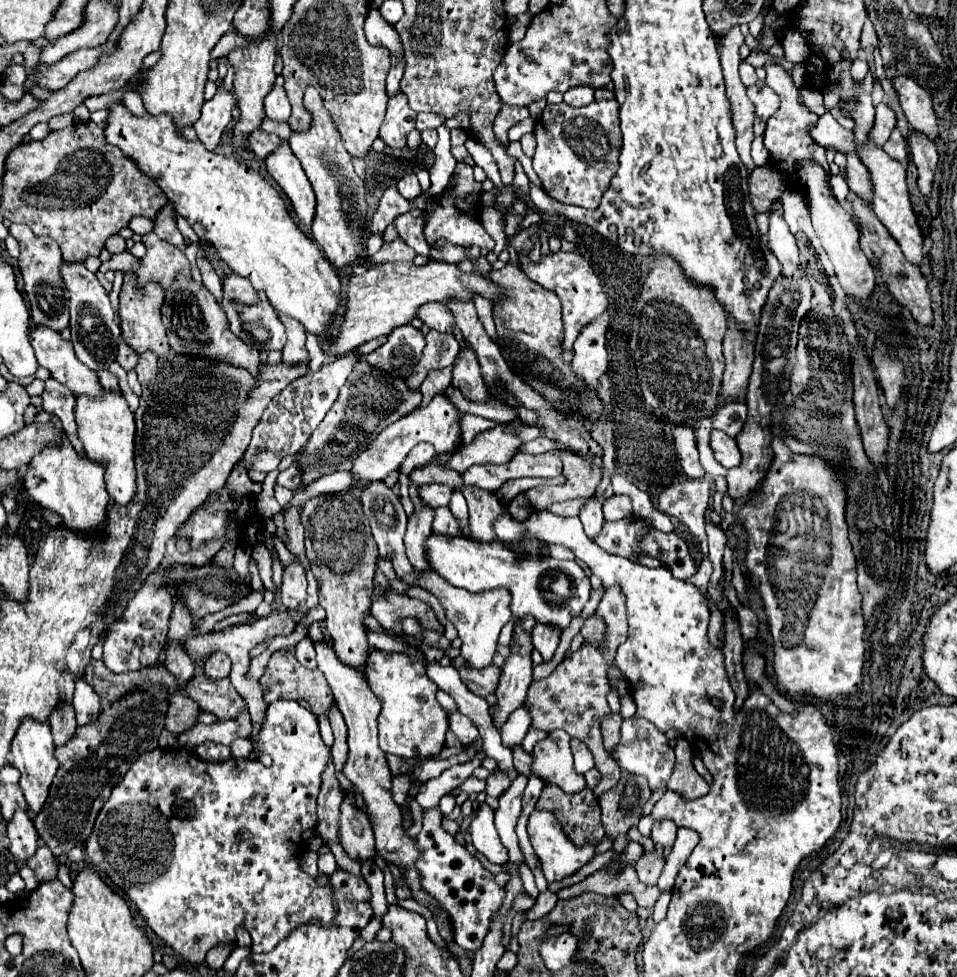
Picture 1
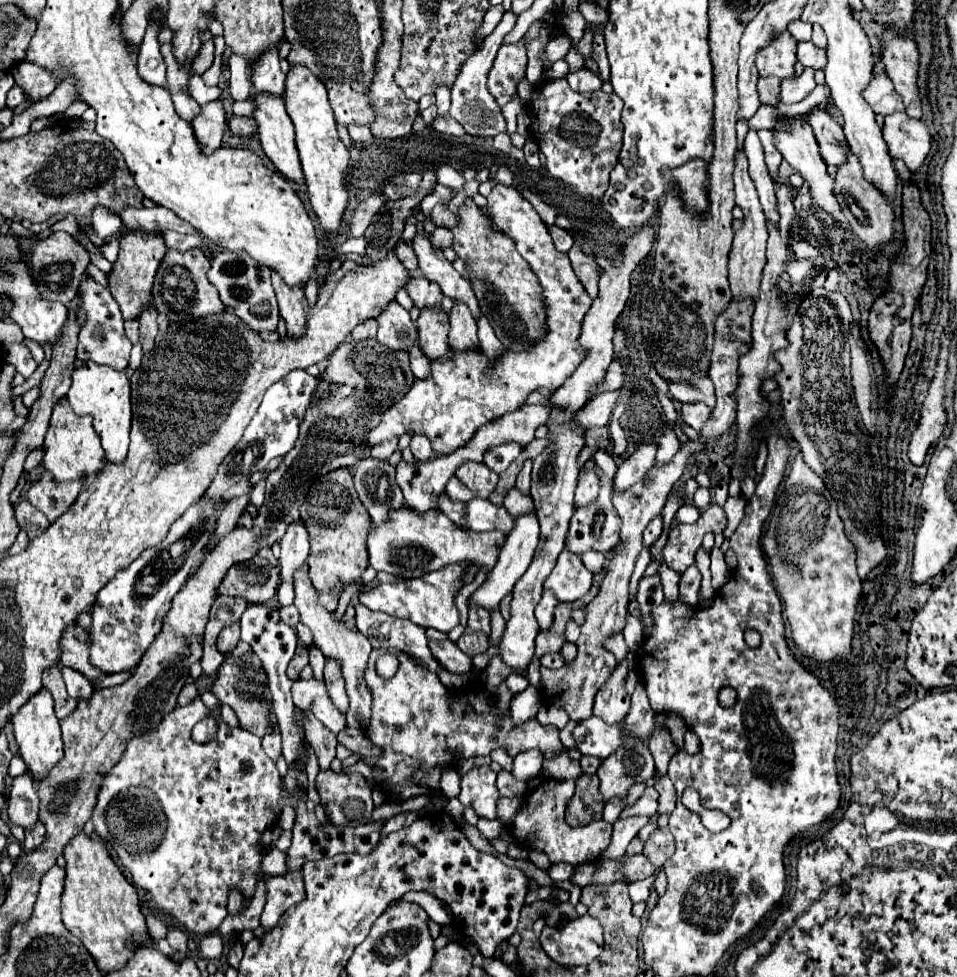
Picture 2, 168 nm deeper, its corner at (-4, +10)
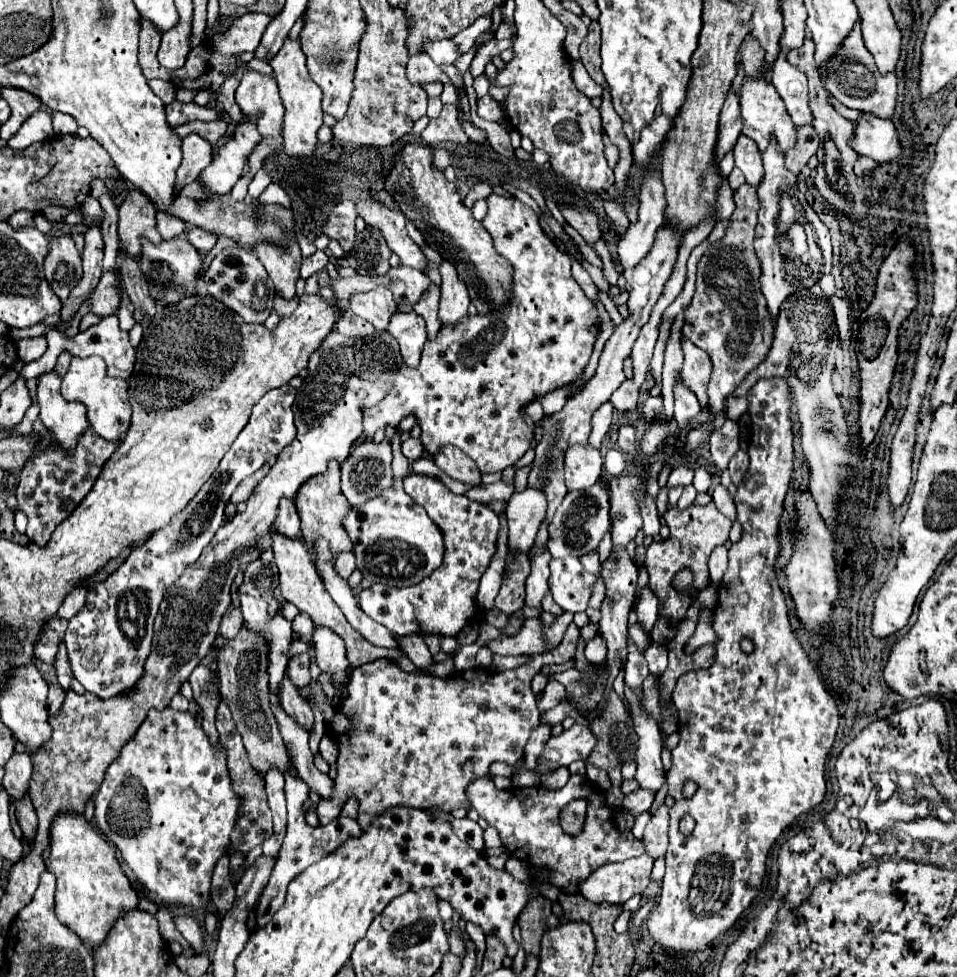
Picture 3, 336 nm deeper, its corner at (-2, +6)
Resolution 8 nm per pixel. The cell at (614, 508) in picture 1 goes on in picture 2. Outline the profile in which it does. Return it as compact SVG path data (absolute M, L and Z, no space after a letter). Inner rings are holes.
M640 442L640 444L636 446L636 450L634 450L634 452L622 462L622 466L618 468L616 478L614 478L614 492L628 490L628 488L634 486L636 482L640 482L642 476L644 476L646 470L648 470L648 466L654 464L656 450L658 450L658 444L656 444L656 442L650 442L650 444Z

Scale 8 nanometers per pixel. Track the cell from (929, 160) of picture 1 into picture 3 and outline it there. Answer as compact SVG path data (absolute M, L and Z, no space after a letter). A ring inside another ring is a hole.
M864 114L856 122L852 146L854 150L858 150L860 156L868 156L878 164L900 160L904 154L898 130L892 120L878 118L874 114Z

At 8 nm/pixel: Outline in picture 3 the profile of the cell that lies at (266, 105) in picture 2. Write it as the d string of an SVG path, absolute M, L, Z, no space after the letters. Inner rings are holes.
M246 70L240 78L236 90L236 104L242 108L262 138L280 138L284 122L284 104L278 96L278 86L274 78L264 76L254 70Z

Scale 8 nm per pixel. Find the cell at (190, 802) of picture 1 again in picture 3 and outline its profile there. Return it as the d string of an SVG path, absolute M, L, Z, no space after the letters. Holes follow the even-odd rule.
M166 708L162 712L158 710L152 710L148 714L148 718L144 720L144 724L138 728L138 732L128 740L128 744L122 748L120 756L108 766L106 770L106 776L104 776L104 782L102 786L98 788L96 792L96 812L94 812L94 820L96 820L96 826L100 828L100 832L112 840L116 844L116 848L120 850L120 858L122 862L134 872L134 876L138 878L138 882L150 892L154 894L158 900L166 902L166 904L176 904L176 906L190 906L192 910L198 910L198 912L204 912L210 904L210 886L212 886L212 872L214 872L214 866L216 862L226 856L232 848L230 844L230 834L238 822L238 816L240 816L240 810L242 810L242 798L232 790L232 778L228 774L228 766L226 766L226 748L222 744L212 744L210 738L206 736L204 728L198 726L198 718L196 714L192 714L190 710L186 712L178 712L178 710L172 710L172 708Z

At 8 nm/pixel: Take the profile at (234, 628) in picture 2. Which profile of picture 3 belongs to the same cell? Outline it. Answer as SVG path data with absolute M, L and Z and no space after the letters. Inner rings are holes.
M228 608L228 612L224 614L222 622L220 622L220 634L226 640L232 640L242 628L242 612L240 608Z

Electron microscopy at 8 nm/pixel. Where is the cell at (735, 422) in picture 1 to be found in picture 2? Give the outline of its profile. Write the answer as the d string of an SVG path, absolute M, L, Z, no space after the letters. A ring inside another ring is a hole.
M708 376L692 378L692 380L680 380L670 382L670 396L674 402L706 402L710 408L714 408L714 385Z

